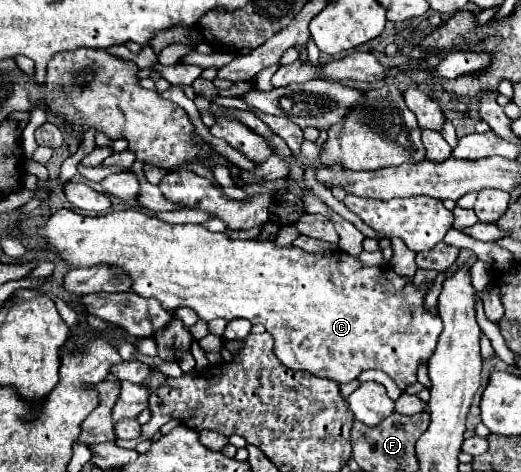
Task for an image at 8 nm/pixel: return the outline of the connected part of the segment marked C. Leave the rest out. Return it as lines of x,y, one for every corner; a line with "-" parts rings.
61,208
59,212
55,212
47,220
45,218
29,218
29,220
25,220
21,224
21,228
23,228
25,234
39,234
41,238
45,238
63,256
63,260
71,268
87,268
87,266
97,266
97,264
119,266
123,272
127,272
133,278
133,292
137,292
139,296
145,296
145,298
157,298
165,310
173,312
177,308
185,308
187,306
187,308
195,310
197,316
201,320
205,320
205,322
215,320
215,318
225,318
225,320
247,318
253,324
263,324
267,328
267,332
275,340
273,350
275,350
275,356
281,360
281,364
285,364
291,370
307,370
307,372
311,372
311,374
315,374
319,378
329,378
329,380
335,380
339,384
351,382
361,372
375,368
375,370
385,372
399,386
399,390
405,392
411,384
417,382
417,368
421,364
427,364
429,358
433,356
437,338
439,338
439,334
443,330
441,318
425,308
425,296
431,290
433,282
415,286
413,278
403,278
403,276
395,274
391,268
385,270
383,266
371,266
371,268
369,266
361,266
361,262
355,256
349,256
349,254
339,252
339,250
333,250
331,254
321,256
321,254
307,254
307,252
303,252
301,248
295,248
295,246
277,246
275,242
231,240
227,234
217,234
217,232
207,230
203,224
169,224
169,222
163,222
163,220
159,220
155,216
147,216
143,212
137,212
137,210
121,210
121,212
111,212
111,214
105,214
105,216
91,218
91,216
81,216
81,214
75,214
71,210

